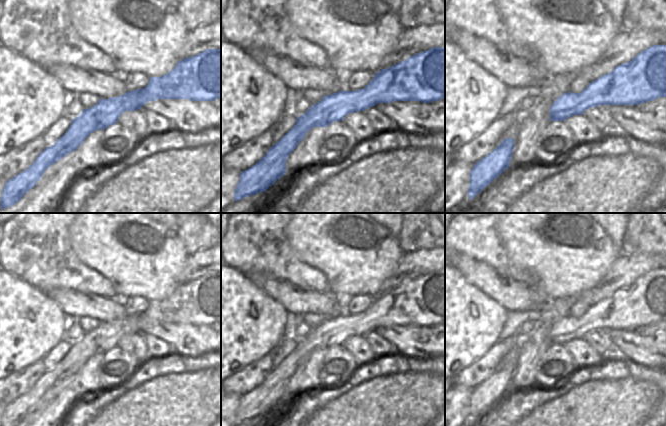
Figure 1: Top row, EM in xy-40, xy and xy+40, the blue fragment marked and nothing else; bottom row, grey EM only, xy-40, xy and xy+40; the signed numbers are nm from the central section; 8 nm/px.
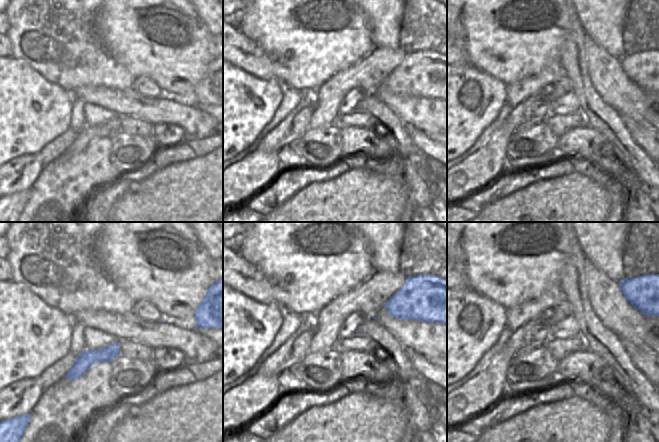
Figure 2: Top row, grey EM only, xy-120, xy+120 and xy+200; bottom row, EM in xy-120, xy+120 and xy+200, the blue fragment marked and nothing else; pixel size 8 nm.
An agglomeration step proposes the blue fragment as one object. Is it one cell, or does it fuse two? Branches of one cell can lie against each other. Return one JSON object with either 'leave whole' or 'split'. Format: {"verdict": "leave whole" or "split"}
{"verdict": "leave whole"}

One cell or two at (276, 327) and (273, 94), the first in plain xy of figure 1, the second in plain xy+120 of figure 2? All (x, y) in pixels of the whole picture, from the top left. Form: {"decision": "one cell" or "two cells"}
{"decision": "one cell"}

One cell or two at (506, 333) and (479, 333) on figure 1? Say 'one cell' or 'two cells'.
two cells

